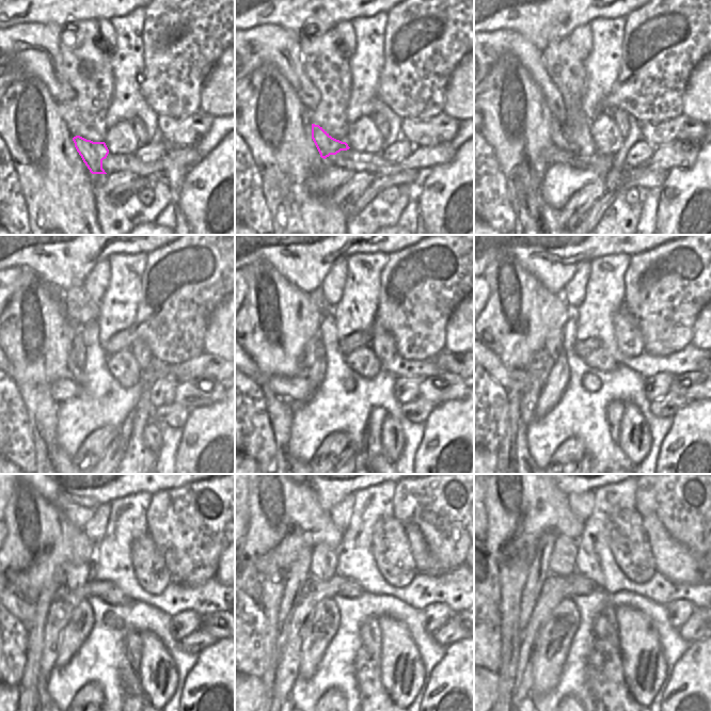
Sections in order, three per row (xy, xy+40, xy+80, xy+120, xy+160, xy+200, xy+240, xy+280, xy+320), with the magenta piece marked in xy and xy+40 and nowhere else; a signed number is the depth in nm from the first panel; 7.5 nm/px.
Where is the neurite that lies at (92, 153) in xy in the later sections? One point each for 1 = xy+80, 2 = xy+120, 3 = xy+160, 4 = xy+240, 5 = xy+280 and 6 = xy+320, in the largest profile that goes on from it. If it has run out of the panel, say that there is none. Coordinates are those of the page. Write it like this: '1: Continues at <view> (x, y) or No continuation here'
1: Continues at xy+80 (558, 136)
2: Continues at xy+120 (76, 370)
3: Continues at xy+160 (311, 347)
4: Continues at xy+240 (77, 574)
5: Continues at xy+280 (324, 564)
6: Continues at xy+320 (563, 563)

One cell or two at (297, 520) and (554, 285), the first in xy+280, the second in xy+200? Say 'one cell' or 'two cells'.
two cells

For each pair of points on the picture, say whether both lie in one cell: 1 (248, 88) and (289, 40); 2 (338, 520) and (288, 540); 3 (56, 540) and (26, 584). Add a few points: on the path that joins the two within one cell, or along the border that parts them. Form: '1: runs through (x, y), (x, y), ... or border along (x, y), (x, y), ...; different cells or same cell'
1: border along (248, 76), (262, 65), (271, 63), (287, 79); different cells
2: border along (330, 511), (332, 522), (343, 533); different cells
3: runs through (50, 551), (29, 573); same cell

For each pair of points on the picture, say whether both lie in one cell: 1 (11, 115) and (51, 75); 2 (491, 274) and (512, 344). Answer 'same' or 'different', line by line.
1: different
2: same

